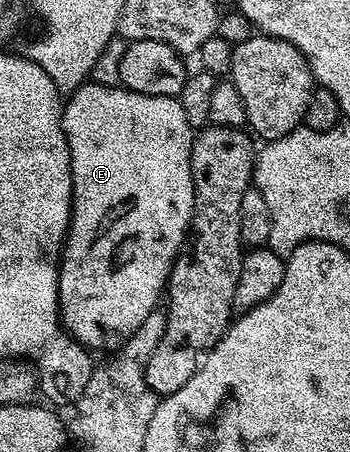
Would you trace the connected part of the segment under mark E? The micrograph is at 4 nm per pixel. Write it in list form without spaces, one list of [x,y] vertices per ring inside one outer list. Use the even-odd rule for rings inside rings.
[[[84,83],[66,98],[63,107],[63,129],[67,133],[67,142],[71,152],[71,224],[67,230],[65,244],[61,249],[59,262],[59,316],[68,333],[75,340],[86,345],[88,350],[103,349],[107,345],[107,333],[118,339],[126,339],[149,319],[151,313],[160,308],[167,282],[171,279],[171,268],[185,245],[183,232],[188,232],[191,215],[195,211],[195,184],[191,174],[191,142],[193,131],[181,103],[174,97],[141,95],[114,85]]]

